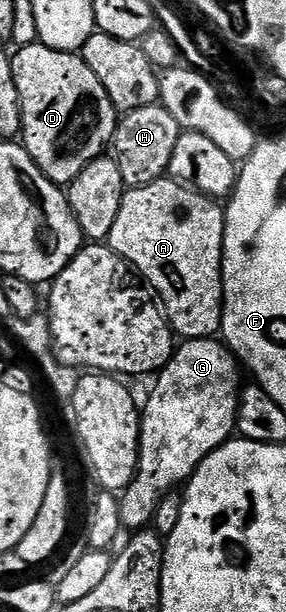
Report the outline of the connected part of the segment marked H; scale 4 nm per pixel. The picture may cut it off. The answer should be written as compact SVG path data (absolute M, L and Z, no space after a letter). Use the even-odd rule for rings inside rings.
M160 103L141 106L141 110L133 110L126 113L116 123L113 141L113 155L117 166L121 166L121 178L123 179L124 189L149 186L153 182L164 179L171 171L173 150L177 147L177 138L180 134L181 129L177 118L173 118L173 114L169 114L169 110L165 110Z

